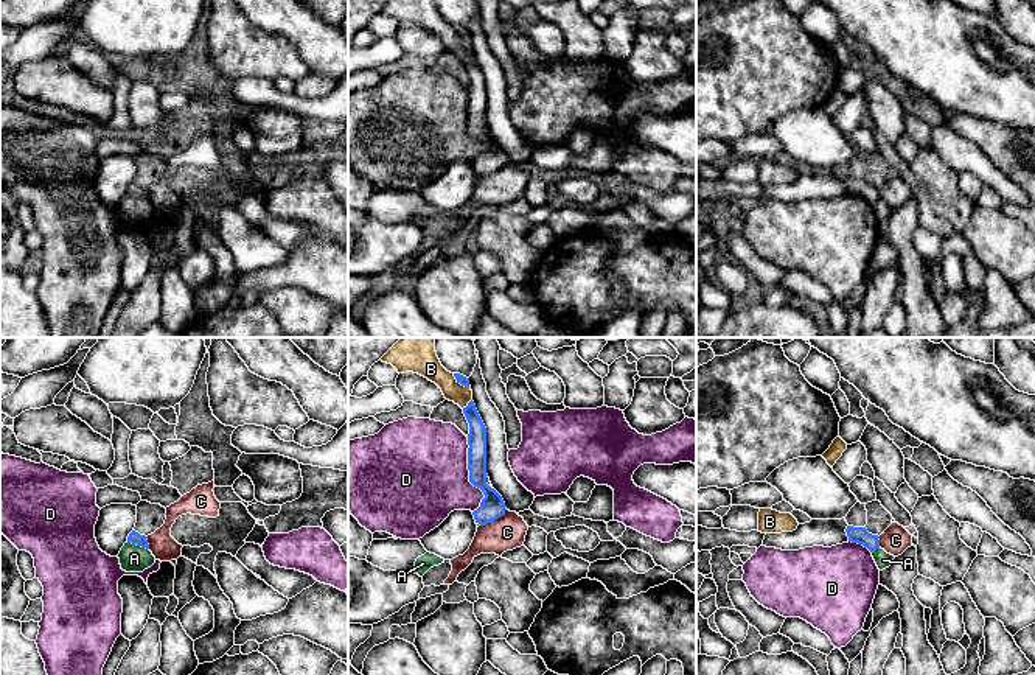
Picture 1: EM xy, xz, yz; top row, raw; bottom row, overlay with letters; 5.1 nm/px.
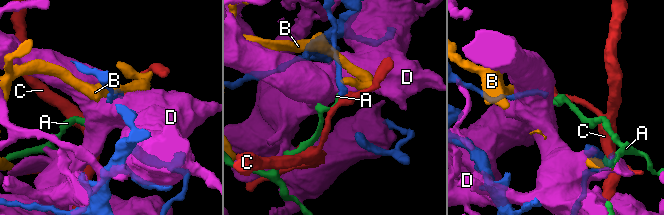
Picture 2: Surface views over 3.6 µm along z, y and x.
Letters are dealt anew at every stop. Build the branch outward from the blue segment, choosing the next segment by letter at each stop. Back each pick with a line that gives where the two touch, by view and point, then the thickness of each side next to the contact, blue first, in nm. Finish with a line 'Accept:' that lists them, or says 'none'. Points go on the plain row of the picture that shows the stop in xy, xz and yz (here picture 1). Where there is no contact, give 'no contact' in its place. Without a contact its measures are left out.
Accept: none

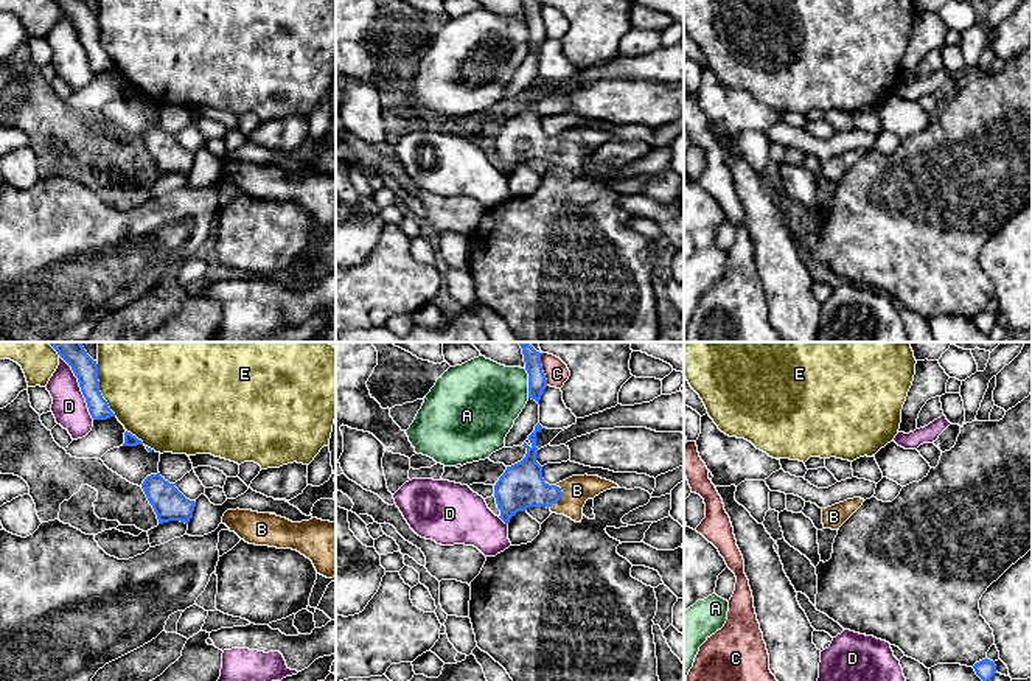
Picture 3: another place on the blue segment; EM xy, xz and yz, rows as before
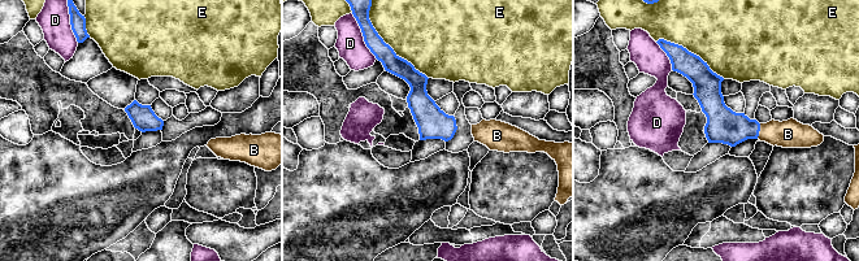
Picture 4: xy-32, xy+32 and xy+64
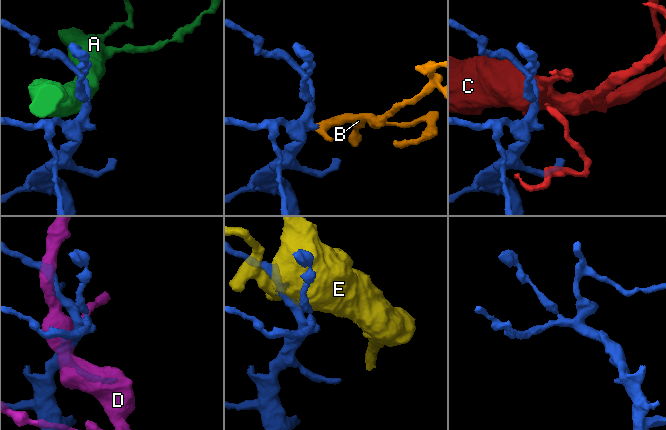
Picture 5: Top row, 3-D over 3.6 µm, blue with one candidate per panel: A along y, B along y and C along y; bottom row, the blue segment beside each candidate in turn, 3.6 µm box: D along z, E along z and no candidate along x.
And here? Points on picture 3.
B: contact xz (560, 150); calibres 220 and 150 nm
Accept: B

